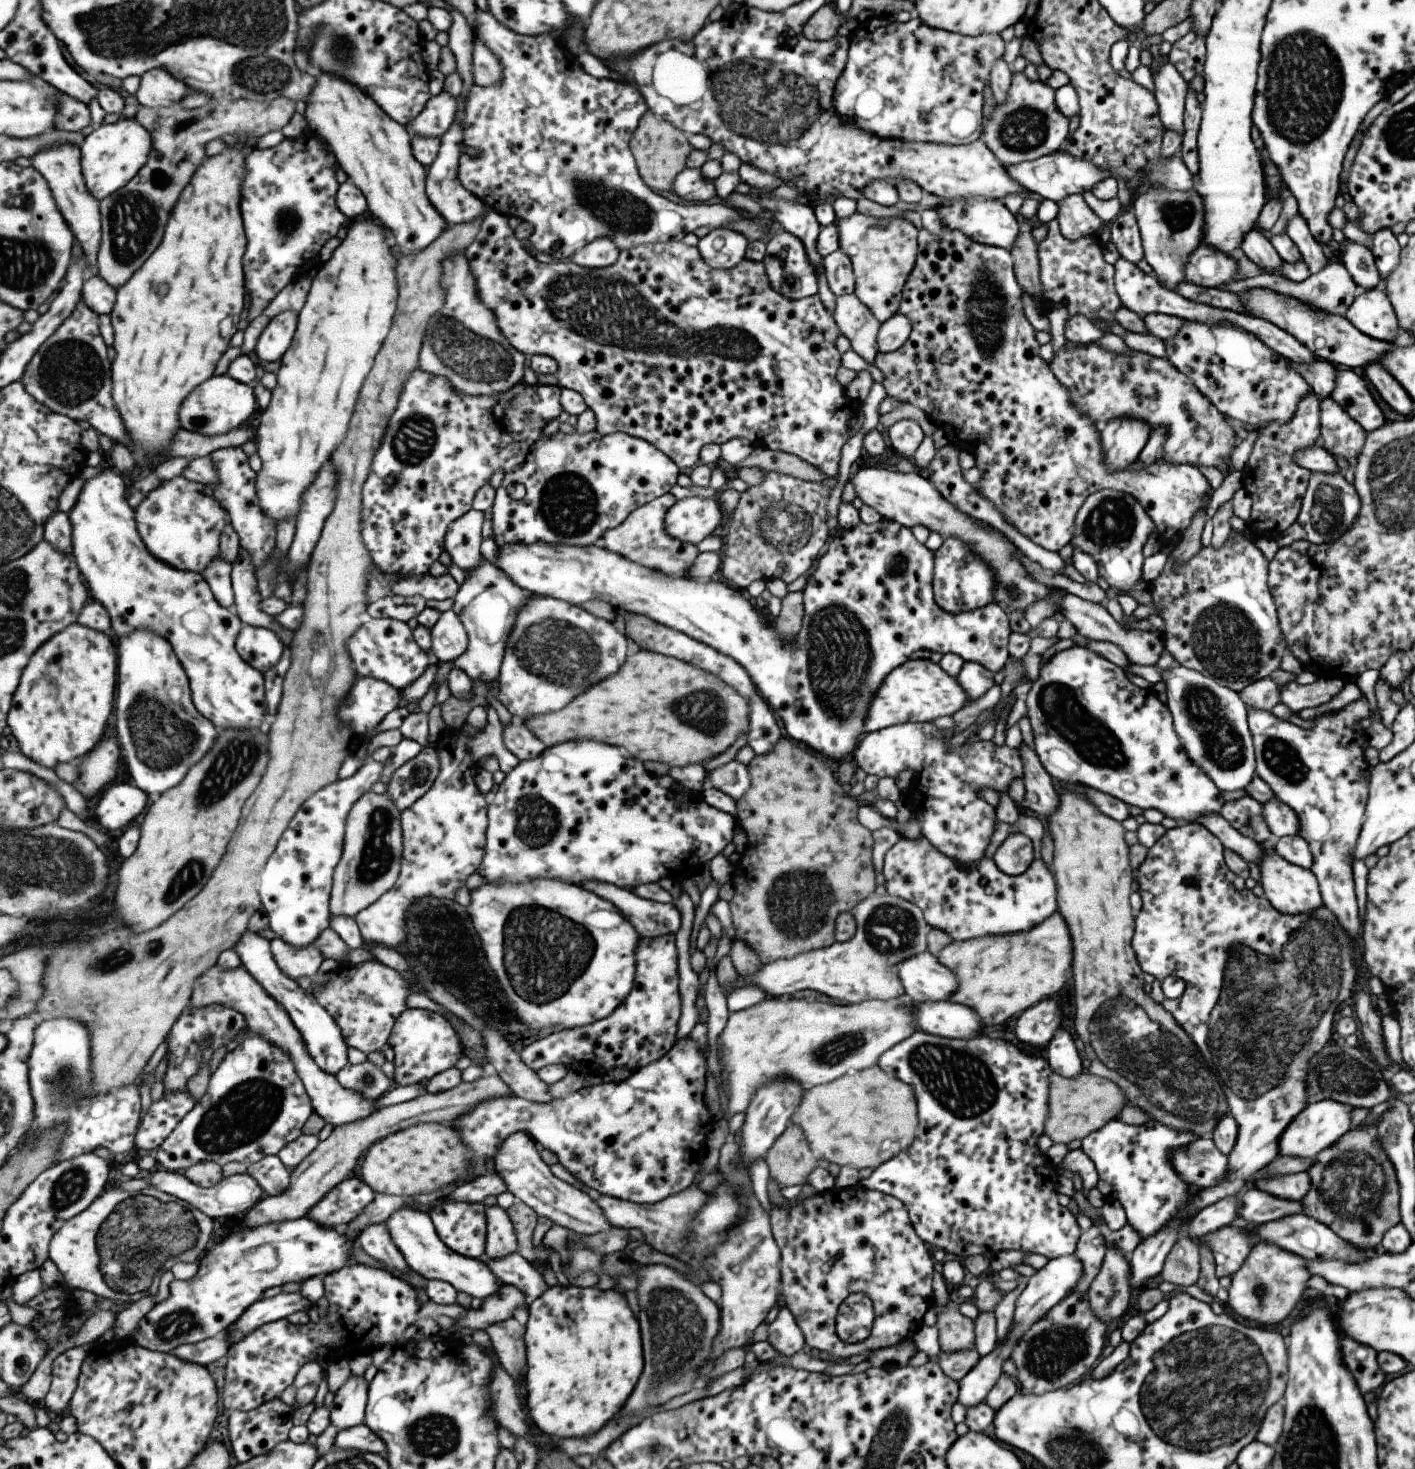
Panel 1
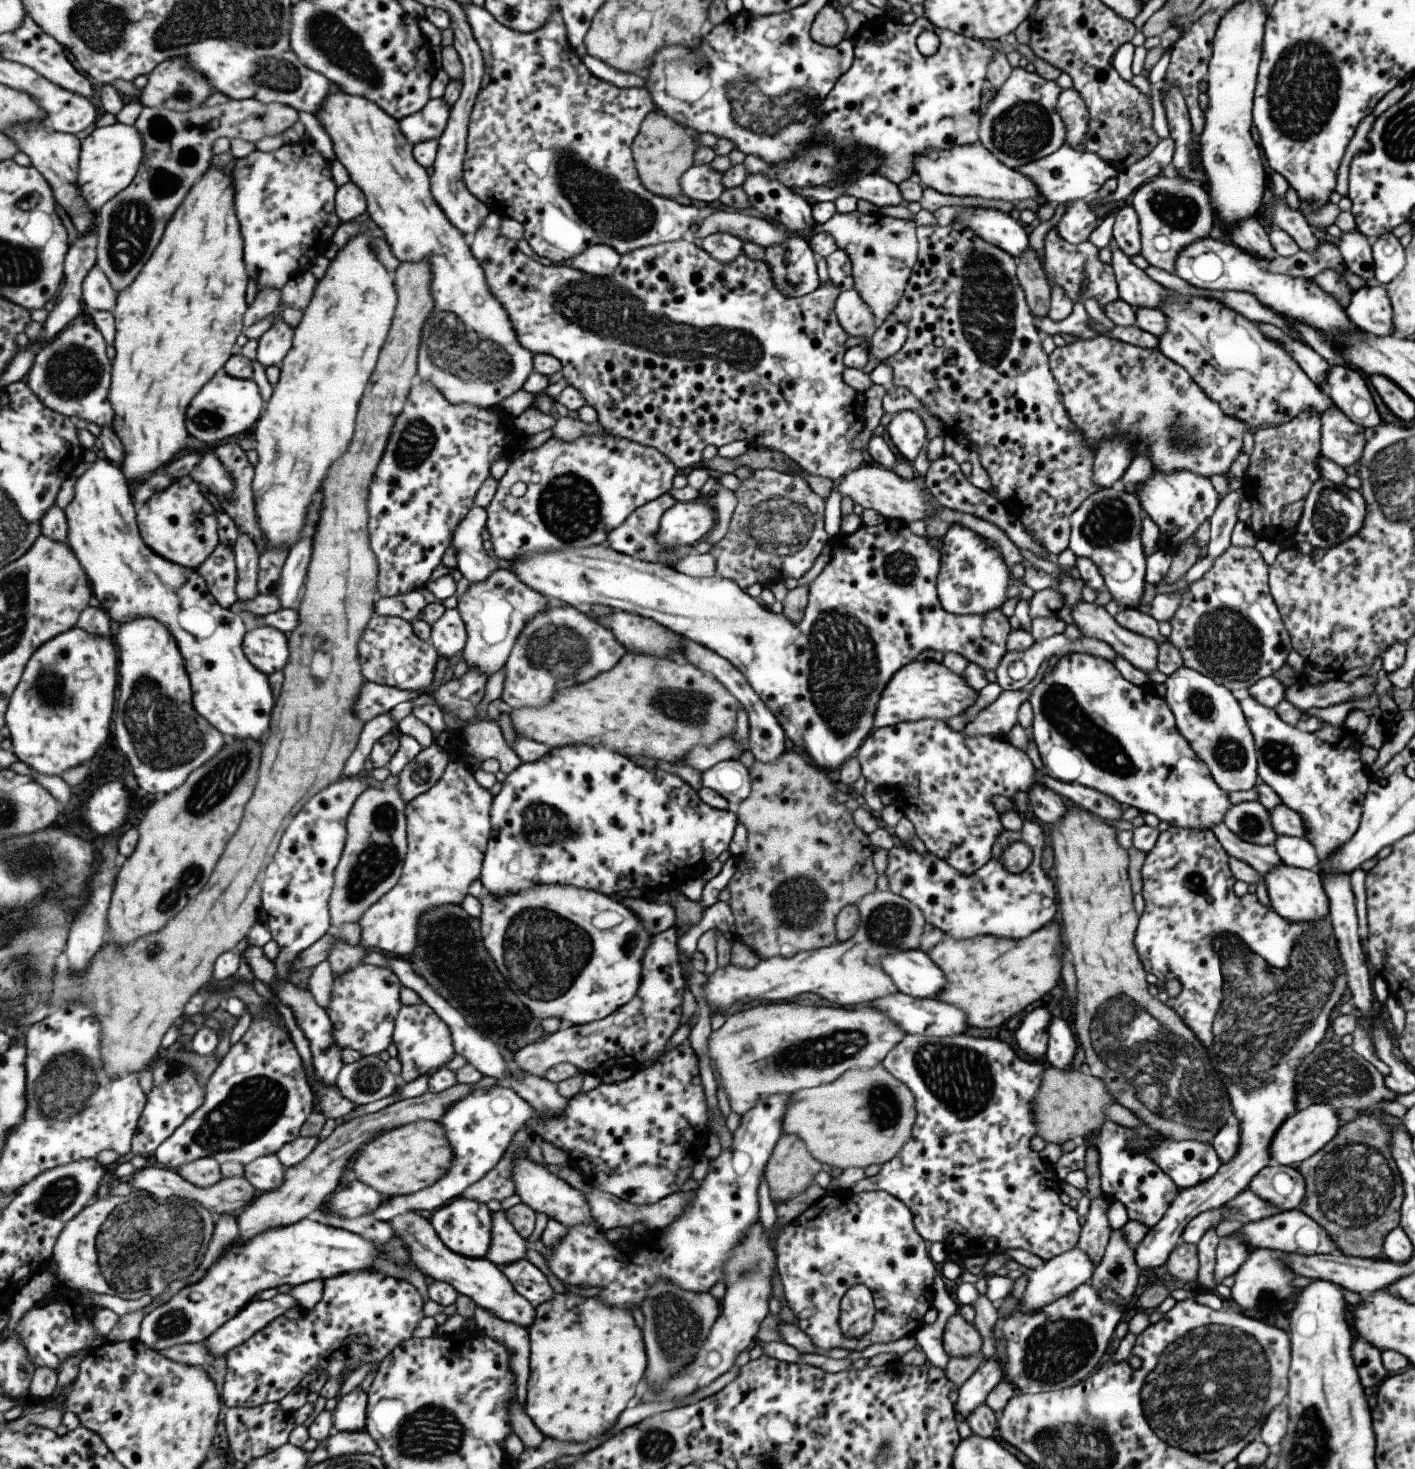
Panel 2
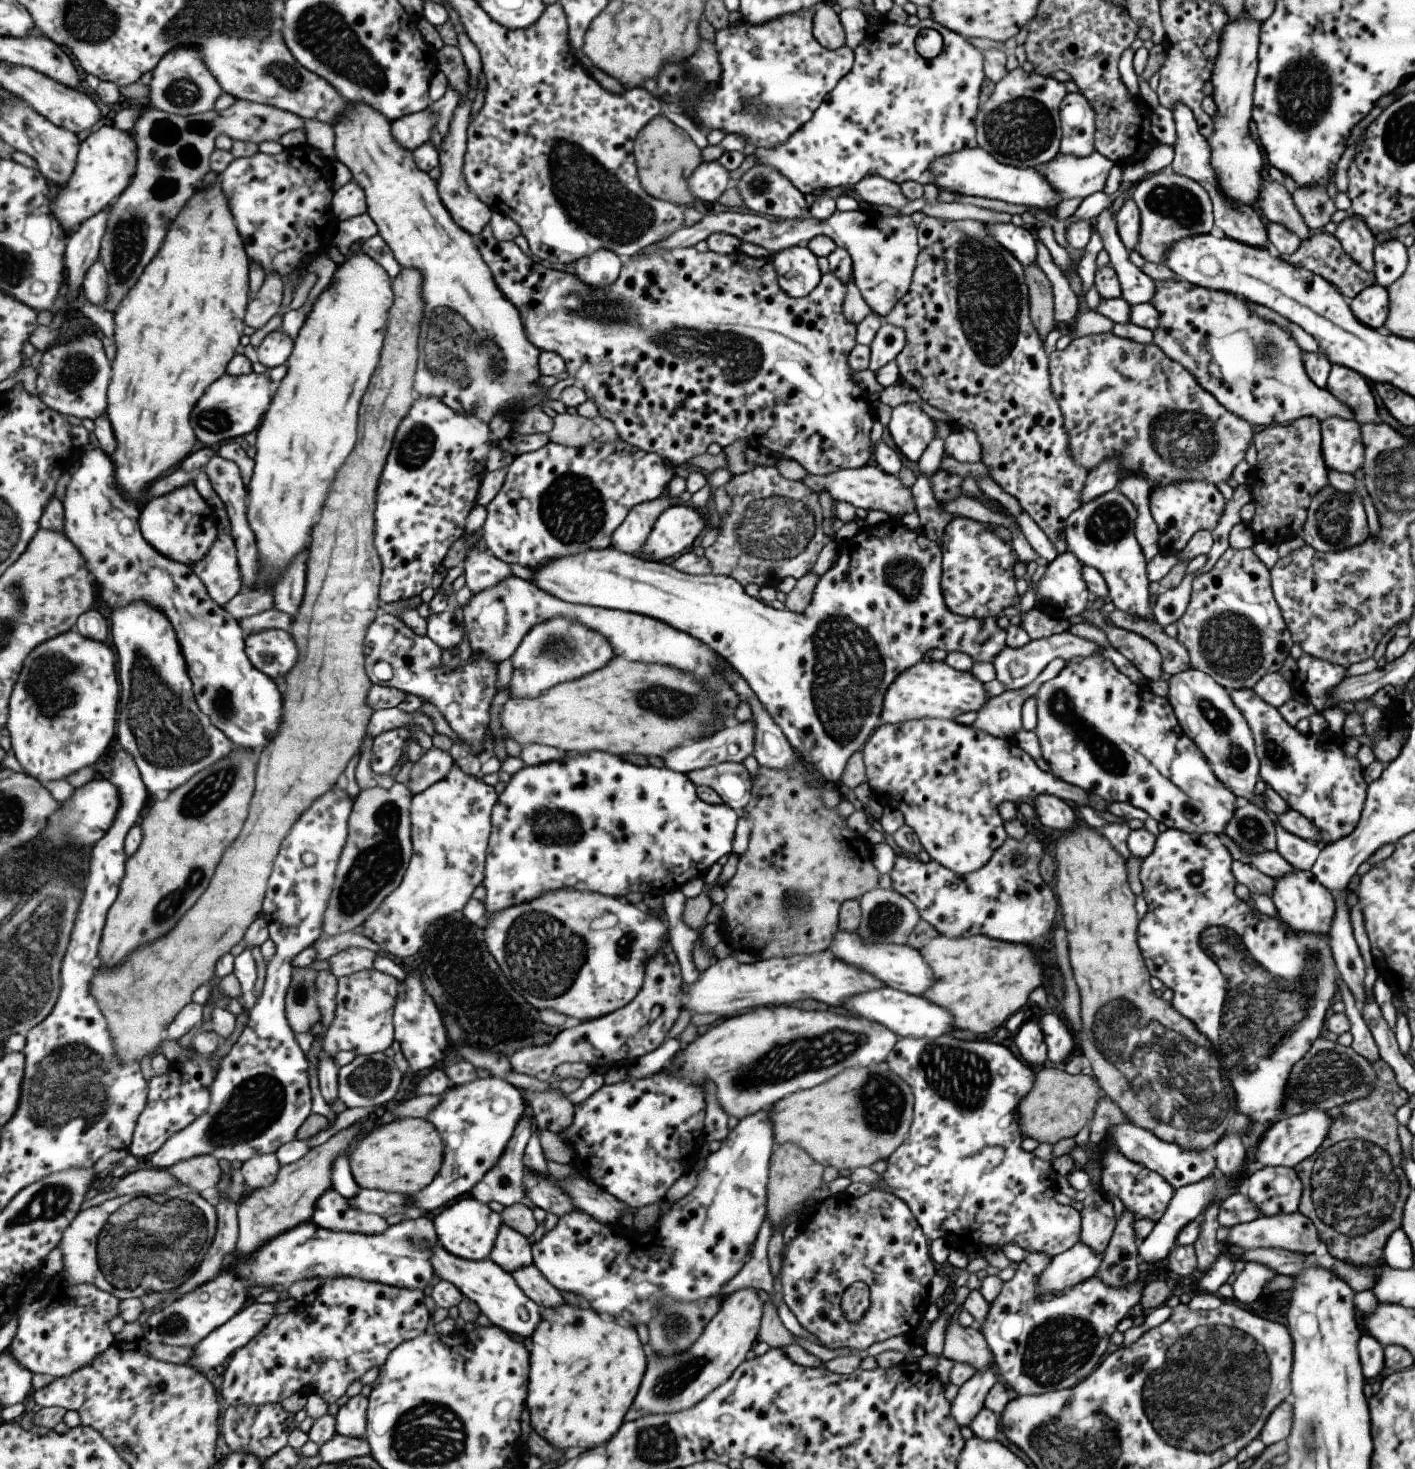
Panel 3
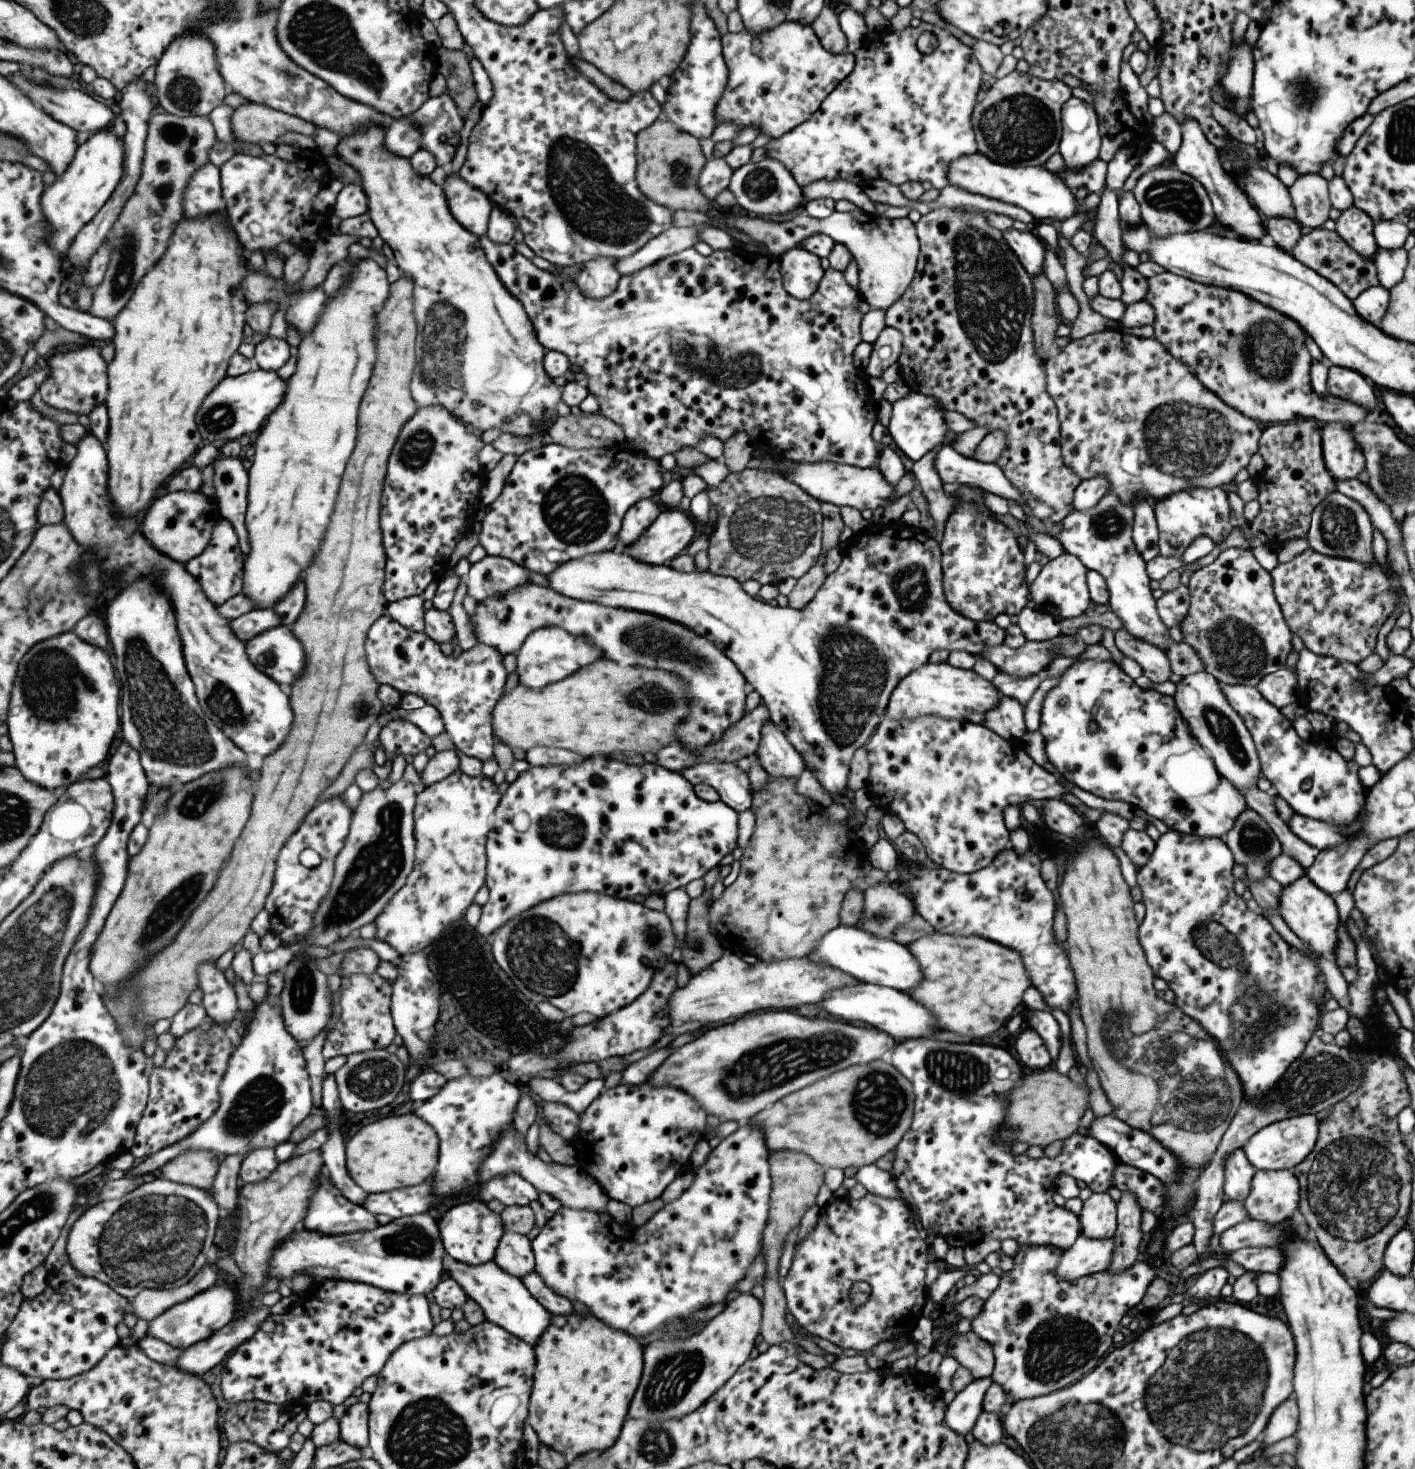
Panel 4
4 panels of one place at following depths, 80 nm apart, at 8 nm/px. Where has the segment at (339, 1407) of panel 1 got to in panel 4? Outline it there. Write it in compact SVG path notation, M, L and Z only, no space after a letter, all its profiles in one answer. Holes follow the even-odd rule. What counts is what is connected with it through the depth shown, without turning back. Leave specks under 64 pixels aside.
M365 1402L350 1406L340 1418L341 1437L359 1450L370 1447L370 1409Z

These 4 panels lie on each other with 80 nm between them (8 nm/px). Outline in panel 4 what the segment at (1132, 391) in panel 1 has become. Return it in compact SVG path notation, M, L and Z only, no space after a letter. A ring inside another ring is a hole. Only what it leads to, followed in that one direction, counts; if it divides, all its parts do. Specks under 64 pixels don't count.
M1117 326L1113 330L1103 330L1089 334L1081 339L1071 339L1070 342L1061 349L1057 356L1047 358L1044 362L1045 390L1053 405L1056 406L1057 420L1059 422L1059 446L1061 460L1067 470L1071 470L1080 481L1103 476L1109 484L1107 493L1115 494L1123 504L1129 504L1133 508L1133 494L1143 492L1151 502L1157 502L1169 494L1175 494L1179 490L1187 490L1194 483L1202 483L1205 488L1221 487L1234 481L1235 474L1243 470L1250 460L1250 457L1257 452L1259 446L1259 436L1262 429L1257 427L1259 424L1247 416L1243 416L1239 410L1227 406L1217 394L1207 390L1199 380L1189 373L1189 370L1181 362L1178 362L1163 348L1163 346L1151 338L1137 338L1136 336L1123 333Z

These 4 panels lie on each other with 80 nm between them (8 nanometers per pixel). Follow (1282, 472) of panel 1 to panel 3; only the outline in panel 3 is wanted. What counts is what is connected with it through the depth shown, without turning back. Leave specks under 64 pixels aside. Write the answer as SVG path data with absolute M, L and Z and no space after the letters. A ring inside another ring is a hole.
M1301 417L1291 424L1270 425L1257 431L1252 443L1255 445L1257 459L1253 467L1249 469L1248 486L1253 506L1255 506L1255 514L1248 528L1253 534L1255 543L1265 542L1277 546L1279 542L1300 536L1311 498L1328 485L1327 468L1320 452L1320 422L1313 417Z

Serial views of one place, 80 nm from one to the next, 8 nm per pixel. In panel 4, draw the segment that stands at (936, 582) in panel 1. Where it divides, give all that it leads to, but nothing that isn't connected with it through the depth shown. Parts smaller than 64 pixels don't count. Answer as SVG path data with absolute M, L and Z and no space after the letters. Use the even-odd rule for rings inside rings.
M961 484L951 494L957 496L957 506L945 520L941 540L938 541L941 559L942 590L947 604L960 616L972 622L993 621L999 614L1013 616L1019 614L1026 605L1029 605L1028 585L1025 580L1027 568L1023 563L1023 549L1017 544L1013 530L997 522L995 518L987 516L985 512L993 514L983 502L983 490L973 486Z

